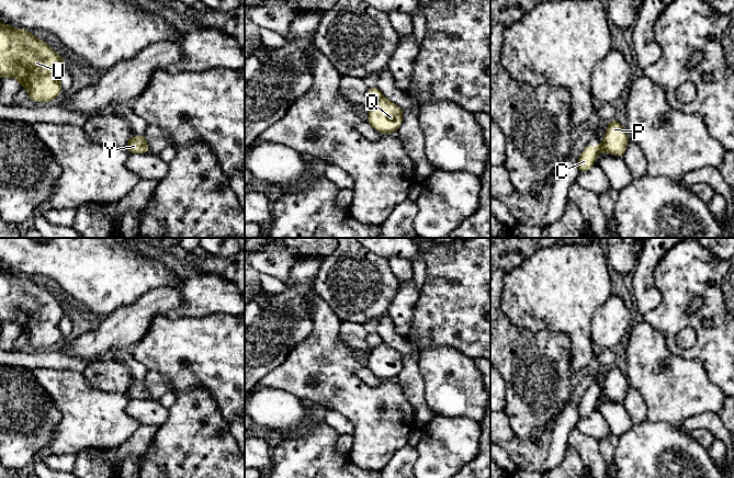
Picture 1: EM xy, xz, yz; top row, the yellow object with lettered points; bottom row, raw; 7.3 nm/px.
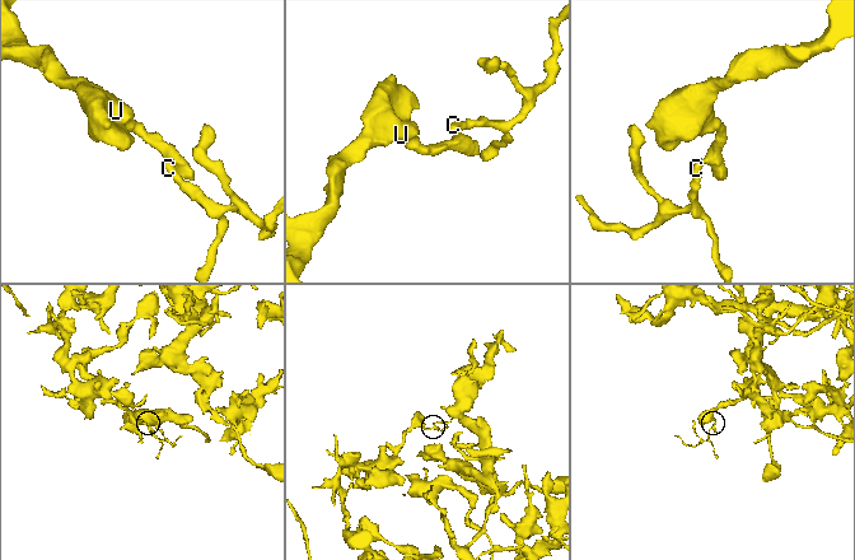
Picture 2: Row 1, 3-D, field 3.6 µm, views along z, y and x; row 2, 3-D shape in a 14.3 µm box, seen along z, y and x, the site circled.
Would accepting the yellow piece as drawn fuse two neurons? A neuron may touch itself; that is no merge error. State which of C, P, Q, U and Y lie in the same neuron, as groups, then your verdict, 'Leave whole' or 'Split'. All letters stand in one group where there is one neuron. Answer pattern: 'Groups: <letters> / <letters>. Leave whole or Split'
Groups: C / P Q U Y. Split

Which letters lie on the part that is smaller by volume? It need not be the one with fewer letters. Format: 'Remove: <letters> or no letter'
Remove: C

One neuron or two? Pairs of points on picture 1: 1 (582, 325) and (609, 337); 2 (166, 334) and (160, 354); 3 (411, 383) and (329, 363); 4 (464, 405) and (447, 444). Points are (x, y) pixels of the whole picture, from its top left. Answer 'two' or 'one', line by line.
1: two
2: one
3: two
4: two

